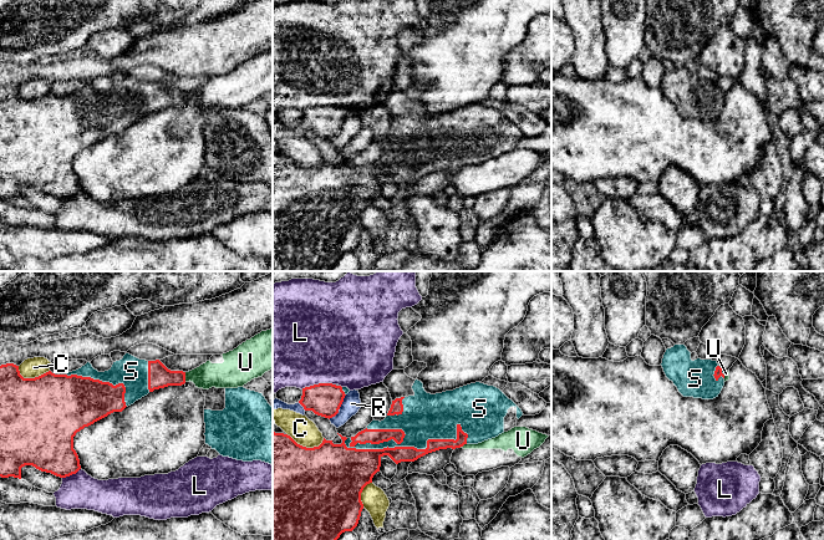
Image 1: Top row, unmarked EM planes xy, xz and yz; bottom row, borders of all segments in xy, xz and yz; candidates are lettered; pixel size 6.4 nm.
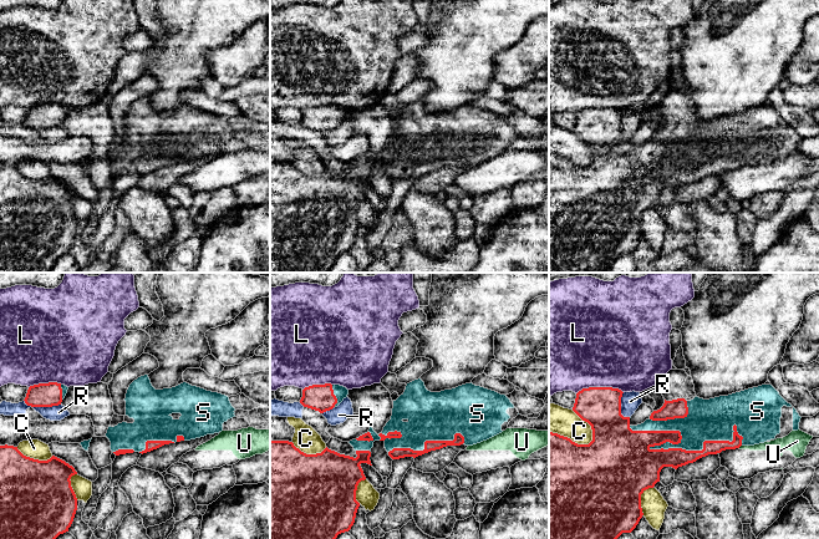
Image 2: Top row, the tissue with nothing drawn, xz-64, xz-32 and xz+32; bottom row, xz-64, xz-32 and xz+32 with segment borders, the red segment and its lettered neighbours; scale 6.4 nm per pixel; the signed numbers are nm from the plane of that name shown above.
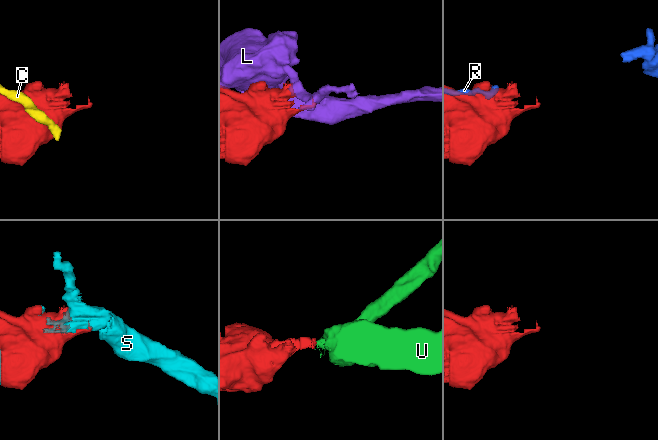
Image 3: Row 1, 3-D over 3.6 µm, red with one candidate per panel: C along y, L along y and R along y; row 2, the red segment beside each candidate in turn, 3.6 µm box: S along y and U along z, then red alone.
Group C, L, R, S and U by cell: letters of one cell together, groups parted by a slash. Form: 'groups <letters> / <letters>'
groups C / L / R / S / U

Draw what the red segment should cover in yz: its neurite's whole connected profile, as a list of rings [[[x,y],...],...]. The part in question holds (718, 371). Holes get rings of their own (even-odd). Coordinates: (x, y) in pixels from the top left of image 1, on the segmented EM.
[[[685,345],[667,348],[661,366],[683,397],[713,399],[724,386],[724,371],[717,361],[692,361],[691,352]]]

